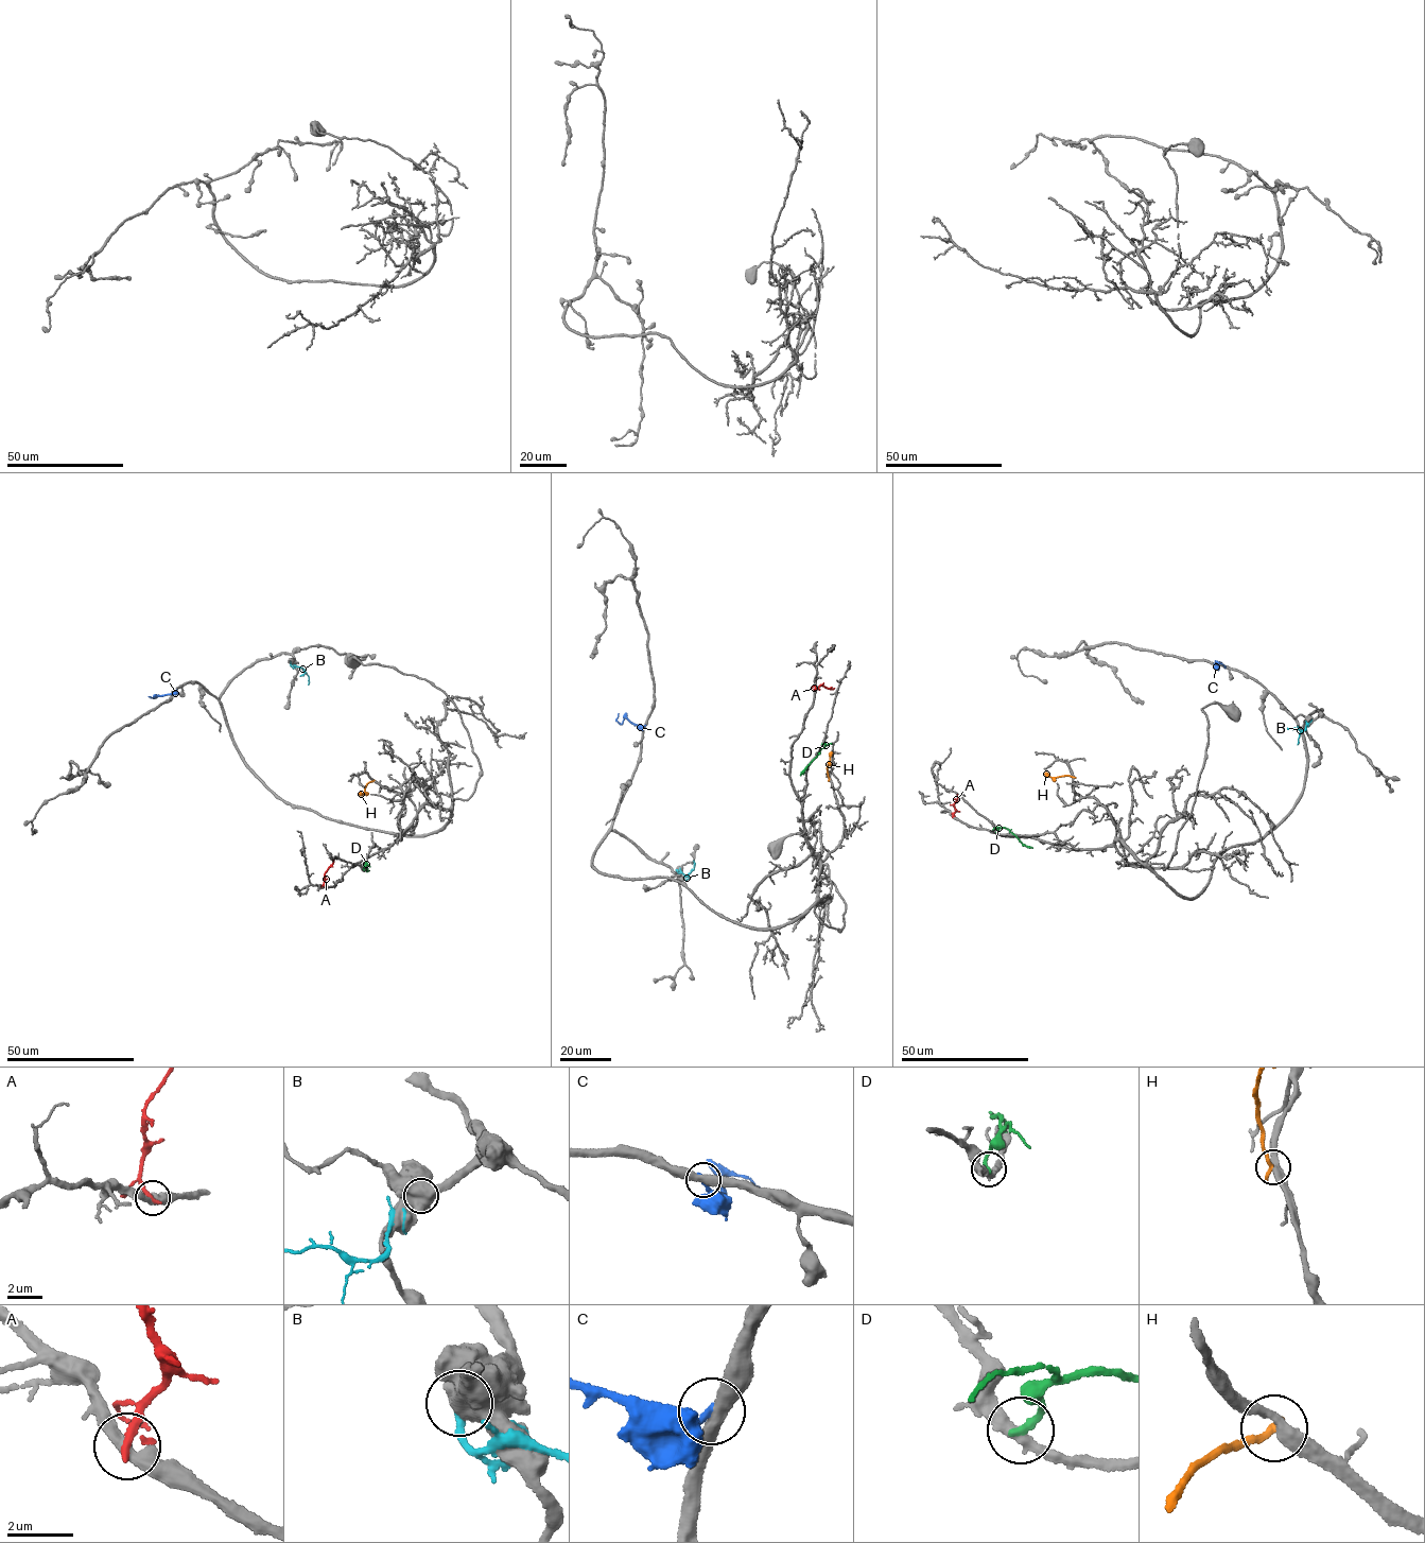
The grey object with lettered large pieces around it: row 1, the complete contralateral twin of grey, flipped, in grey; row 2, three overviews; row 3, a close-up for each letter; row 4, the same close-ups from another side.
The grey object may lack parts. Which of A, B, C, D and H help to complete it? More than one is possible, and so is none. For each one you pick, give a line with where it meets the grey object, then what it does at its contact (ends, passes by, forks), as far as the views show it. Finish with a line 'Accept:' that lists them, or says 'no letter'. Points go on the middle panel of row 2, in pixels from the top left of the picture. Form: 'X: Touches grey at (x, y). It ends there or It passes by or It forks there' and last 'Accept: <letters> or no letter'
Accept: no letter

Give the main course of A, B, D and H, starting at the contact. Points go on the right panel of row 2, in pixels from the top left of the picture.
A: (953, 816), (957, 794)
B: (1310, 721), (1304, 730), (1284, 727)
D: (996, 832), (1005, 828), (1032, 848)
H: (1073, 777), (1052, 777), (1045, 773)

